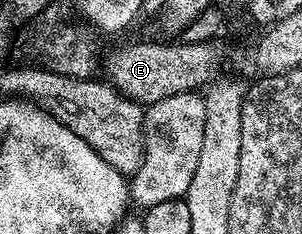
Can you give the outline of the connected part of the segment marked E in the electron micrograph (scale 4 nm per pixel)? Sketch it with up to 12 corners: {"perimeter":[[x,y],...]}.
{"perimeter":[[213,40],[135,42],[106,58],[104,77],[142,104],[216,79]]}

